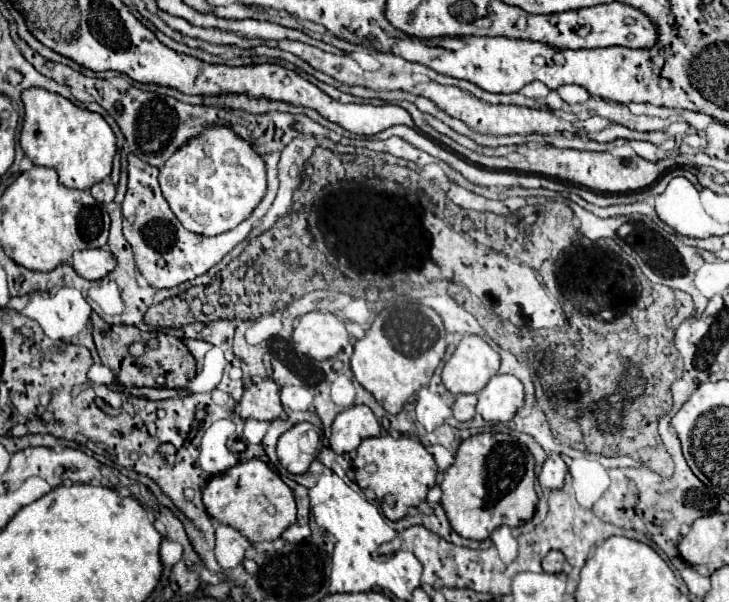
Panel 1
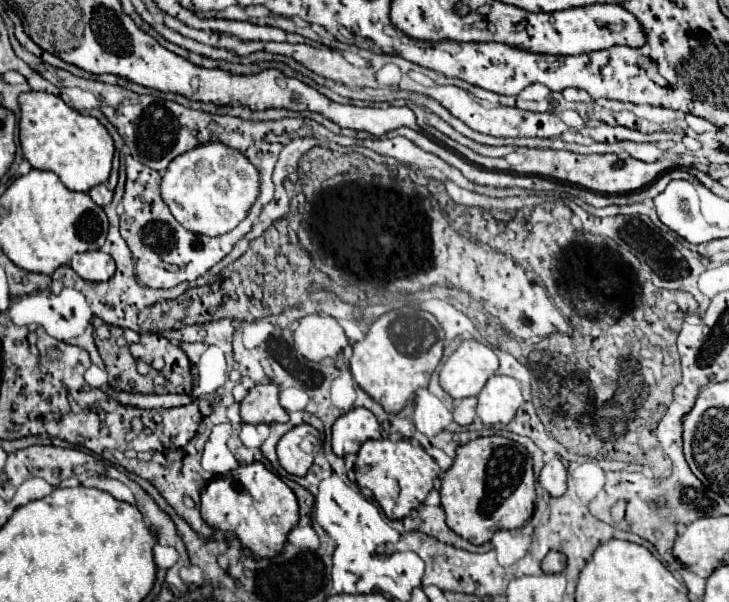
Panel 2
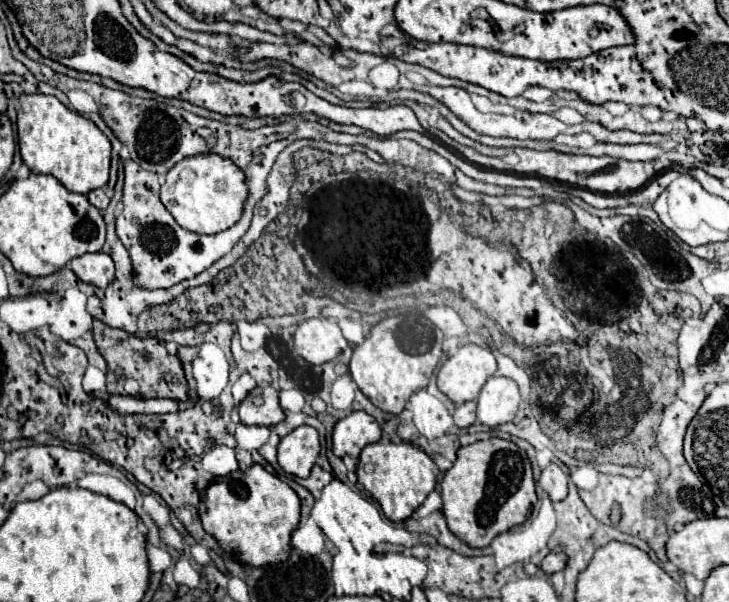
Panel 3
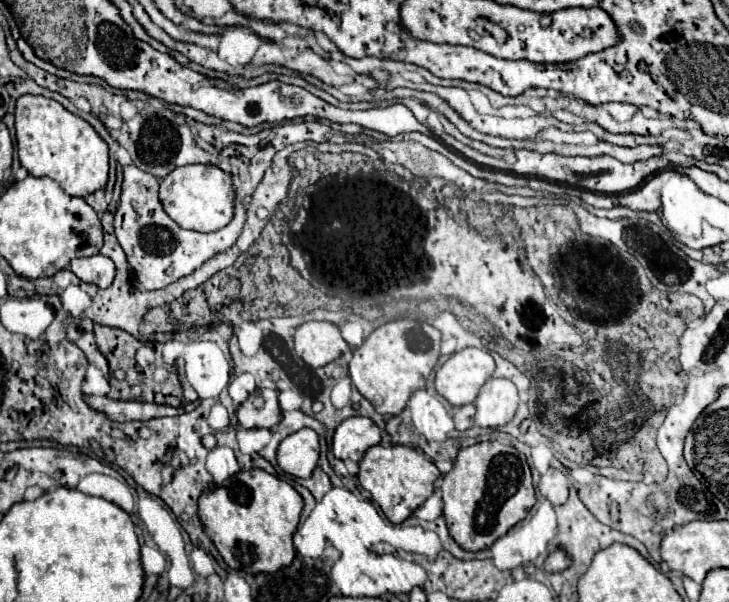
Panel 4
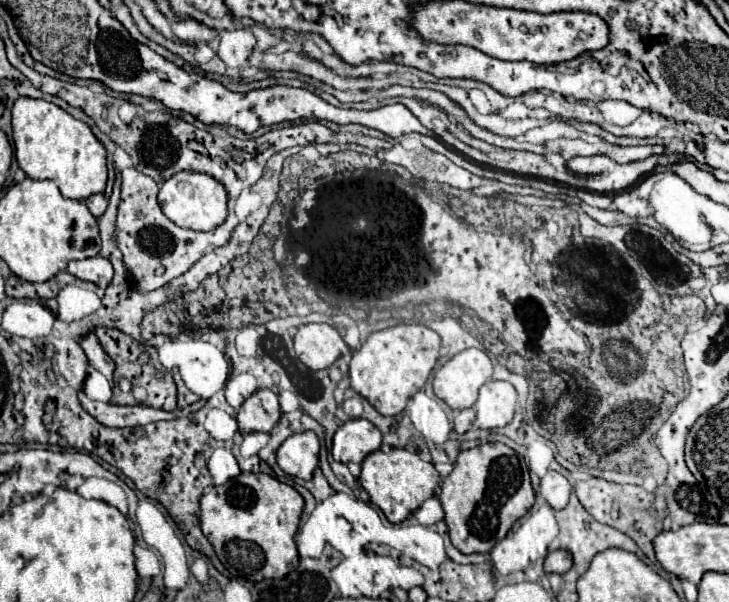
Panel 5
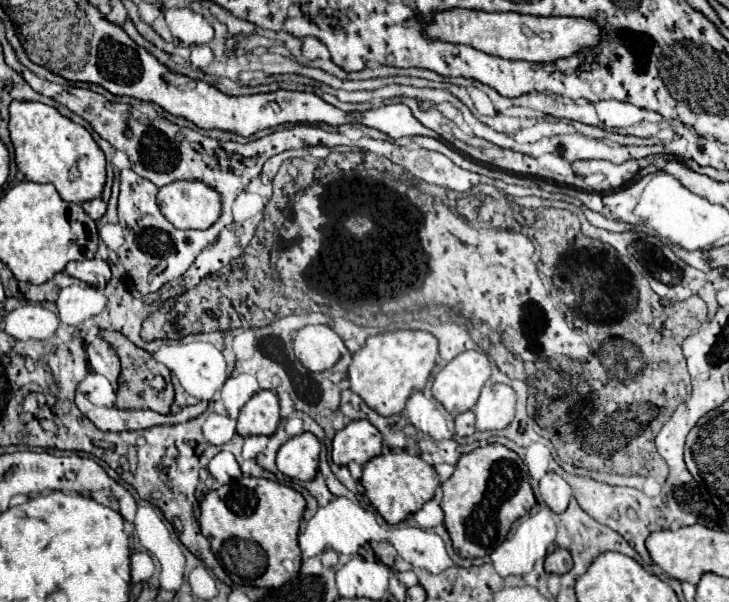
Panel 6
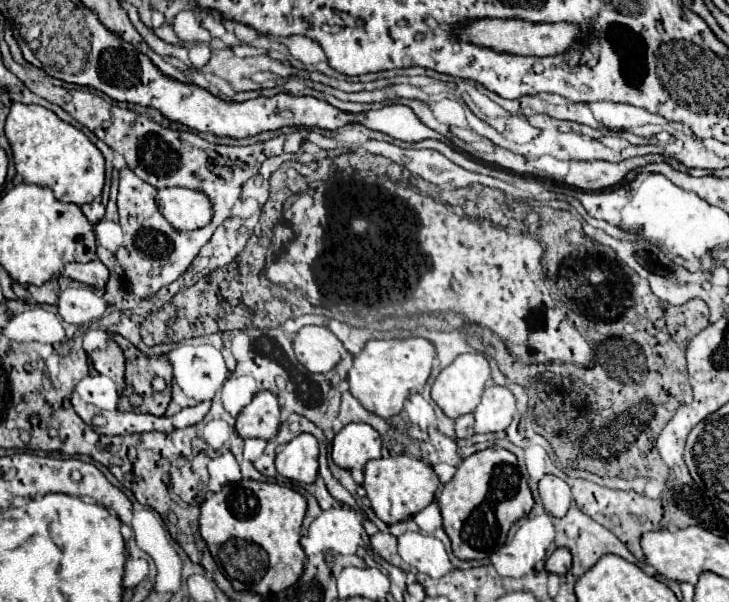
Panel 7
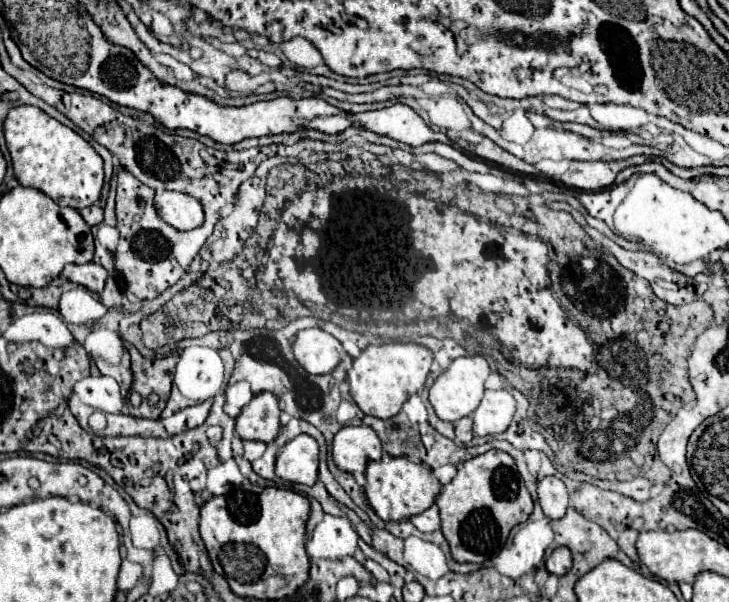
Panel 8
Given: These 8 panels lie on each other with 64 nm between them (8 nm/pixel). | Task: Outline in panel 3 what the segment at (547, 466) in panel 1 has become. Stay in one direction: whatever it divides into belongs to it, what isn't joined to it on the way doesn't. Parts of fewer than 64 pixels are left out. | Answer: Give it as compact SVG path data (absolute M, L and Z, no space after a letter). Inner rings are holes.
M550 464L546 470L542 470L538 484L552 502L564 500L568 494L568 474L558 464Z

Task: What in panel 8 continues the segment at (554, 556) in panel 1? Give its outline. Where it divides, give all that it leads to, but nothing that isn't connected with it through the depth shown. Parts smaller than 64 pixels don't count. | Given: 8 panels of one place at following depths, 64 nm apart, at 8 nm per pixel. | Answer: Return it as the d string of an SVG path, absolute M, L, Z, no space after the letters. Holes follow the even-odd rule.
M564 546L562 548L556 548L548 556L548 560L546 560L546 568L548 568L548 572L552 572L556 576L566 574L572 568L572 554L570 554L570 550L564 548Z

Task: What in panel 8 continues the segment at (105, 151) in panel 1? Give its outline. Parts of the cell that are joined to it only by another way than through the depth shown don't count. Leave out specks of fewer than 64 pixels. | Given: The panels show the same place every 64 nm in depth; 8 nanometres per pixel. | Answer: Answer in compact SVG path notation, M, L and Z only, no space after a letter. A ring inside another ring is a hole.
M16 106L4 120L4 136L14 174L22 186L38 188L56 204L72 206L76 210L92 206L100 200L104 184L104 162L78 132L36 106Z

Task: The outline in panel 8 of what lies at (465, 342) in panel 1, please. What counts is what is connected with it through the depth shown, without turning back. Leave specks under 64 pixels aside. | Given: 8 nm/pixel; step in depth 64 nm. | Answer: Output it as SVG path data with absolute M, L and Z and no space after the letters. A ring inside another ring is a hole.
M460 356L456 358L450 368L446 372L442 372L436 382L432 384L430 388L430 402L436 410L436 414L442 418L442 420L448 420L448 422L456 422L468 414L472 414L480 400L482 400L482 394L484 394L484 382L490 374L490 366L486 362L484 356Z

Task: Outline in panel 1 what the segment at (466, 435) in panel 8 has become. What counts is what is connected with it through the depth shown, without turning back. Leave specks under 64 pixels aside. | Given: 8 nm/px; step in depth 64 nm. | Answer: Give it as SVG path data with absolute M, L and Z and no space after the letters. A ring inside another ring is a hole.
M460 394L456 396L452 412L454 412L454 418L458 418L460 422L466 422L474 416L474 408L476 408L476 394Z

